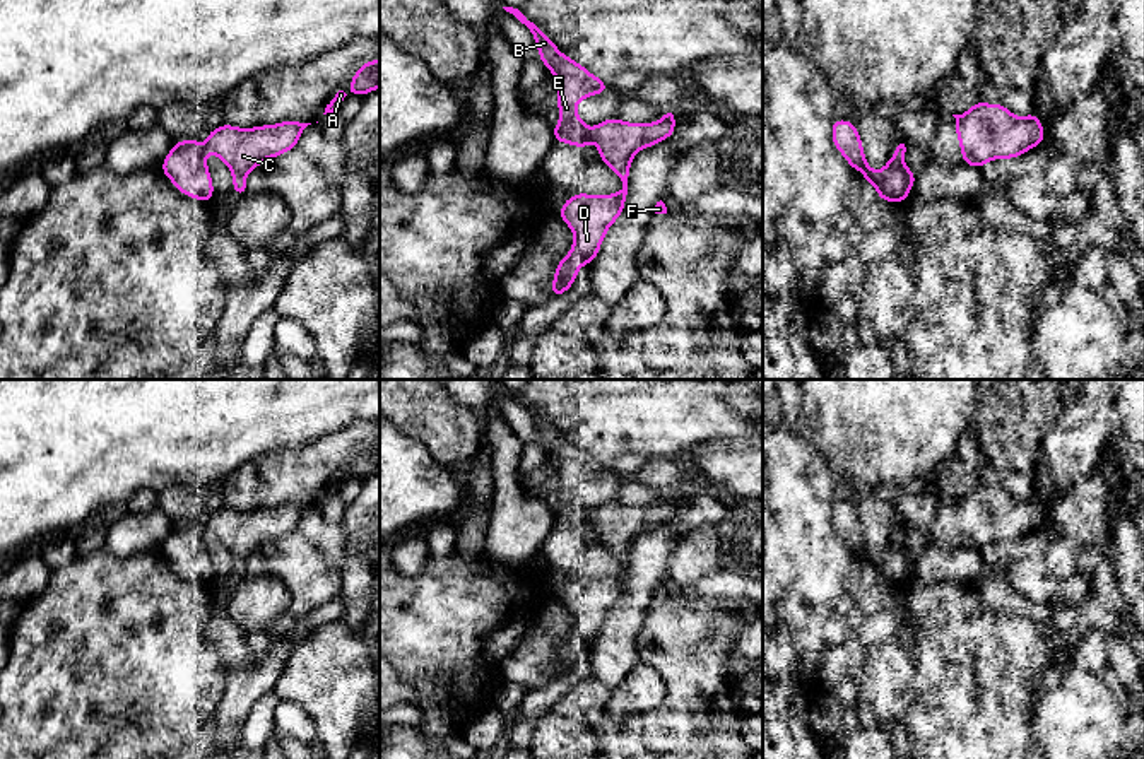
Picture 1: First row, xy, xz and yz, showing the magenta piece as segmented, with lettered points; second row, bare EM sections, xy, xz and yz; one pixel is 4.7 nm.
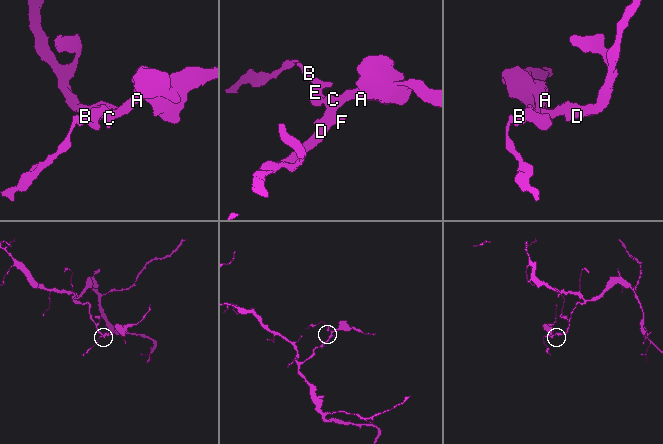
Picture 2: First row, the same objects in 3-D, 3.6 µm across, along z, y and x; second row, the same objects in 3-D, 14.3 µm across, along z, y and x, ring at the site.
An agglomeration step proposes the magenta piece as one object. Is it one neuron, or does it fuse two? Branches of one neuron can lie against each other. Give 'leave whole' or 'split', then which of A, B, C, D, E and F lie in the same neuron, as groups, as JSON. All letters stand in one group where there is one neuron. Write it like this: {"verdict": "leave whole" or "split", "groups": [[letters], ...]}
{"verdict": "split", "groups": [["A", "C", "D", "F"], ["B", "E"]]}

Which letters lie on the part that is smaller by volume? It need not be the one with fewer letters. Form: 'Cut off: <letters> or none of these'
Cut off: B, E

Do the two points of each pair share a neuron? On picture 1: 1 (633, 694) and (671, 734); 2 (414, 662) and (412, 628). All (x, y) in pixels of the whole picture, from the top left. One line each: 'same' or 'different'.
1: different
2: same

